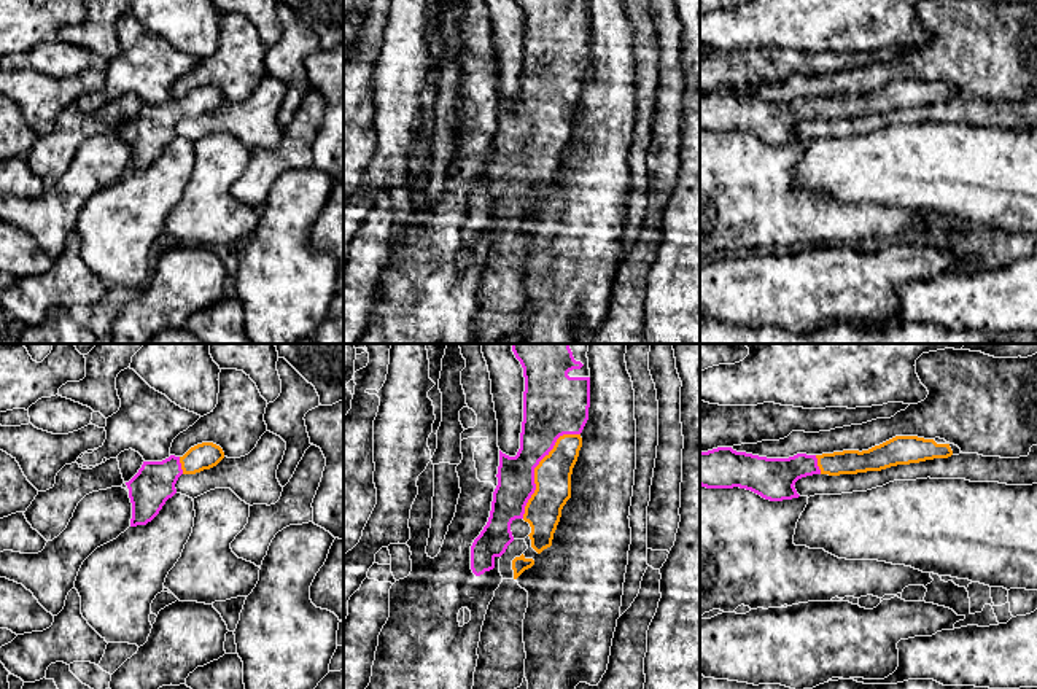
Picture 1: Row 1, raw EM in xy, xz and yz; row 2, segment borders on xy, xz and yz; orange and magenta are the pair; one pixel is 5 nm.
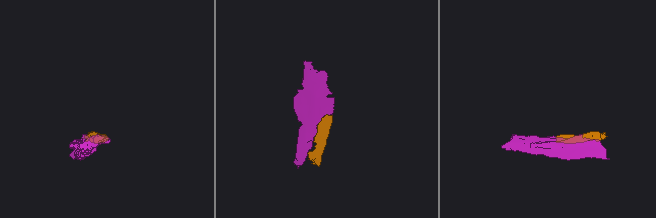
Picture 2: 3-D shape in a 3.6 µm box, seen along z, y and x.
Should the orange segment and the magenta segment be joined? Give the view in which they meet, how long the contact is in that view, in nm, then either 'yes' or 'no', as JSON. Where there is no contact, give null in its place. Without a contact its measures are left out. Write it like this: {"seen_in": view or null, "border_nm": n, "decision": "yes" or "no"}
{"seen_in": "xz", "border_nm": 500, "decision": "yes"}

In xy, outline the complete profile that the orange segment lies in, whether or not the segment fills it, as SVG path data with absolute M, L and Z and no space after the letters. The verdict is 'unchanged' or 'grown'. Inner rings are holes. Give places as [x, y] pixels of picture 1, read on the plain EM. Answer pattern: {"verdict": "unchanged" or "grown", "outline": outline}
{"verdict": "grown", "outline": "M213 86L191 91L183 100L170 99L162 105L143 105L138 116L126 126L132 146L130 170L151 165L165 145L177 137L175 127L181 118L196 118L216 110L224 95Z"}

